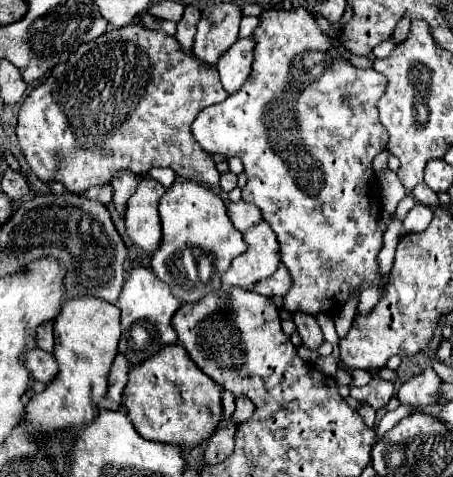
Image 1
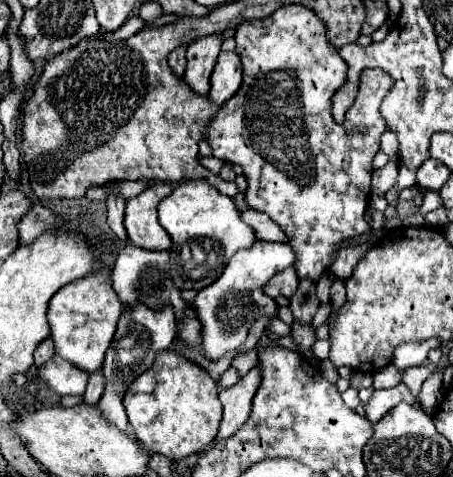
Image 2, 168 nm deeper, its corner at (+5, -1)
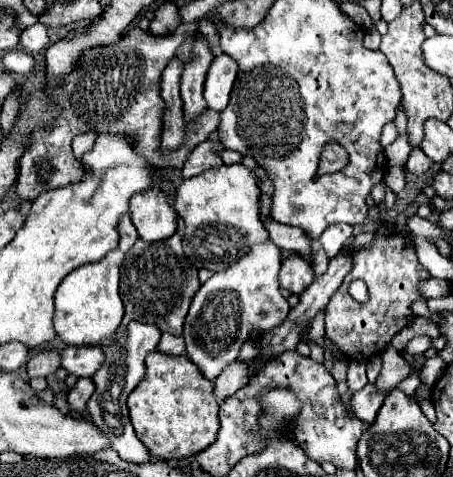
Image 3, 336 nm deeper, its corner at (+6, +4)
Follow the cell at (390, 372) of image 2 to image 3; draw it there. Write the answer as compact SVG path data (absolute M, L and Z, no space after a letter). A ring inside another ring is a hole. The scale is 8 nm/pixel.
M419 336L419 338L413 338L413 340L407 344L405 354L407 354L407 356L411 356L411 358L417 358L417 356L423 356L423 352L425 352L429 346L431 346L429 338Z

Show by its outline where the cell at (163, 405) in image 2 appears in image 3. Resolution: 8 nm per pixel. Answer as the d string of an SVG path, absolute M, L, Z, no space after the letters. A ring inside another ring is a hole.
M151 352L147 356L147 374L129 394L127 406L137 438L161 460L193 456L217 438L219 402L215 398L215 386L187 356Z

